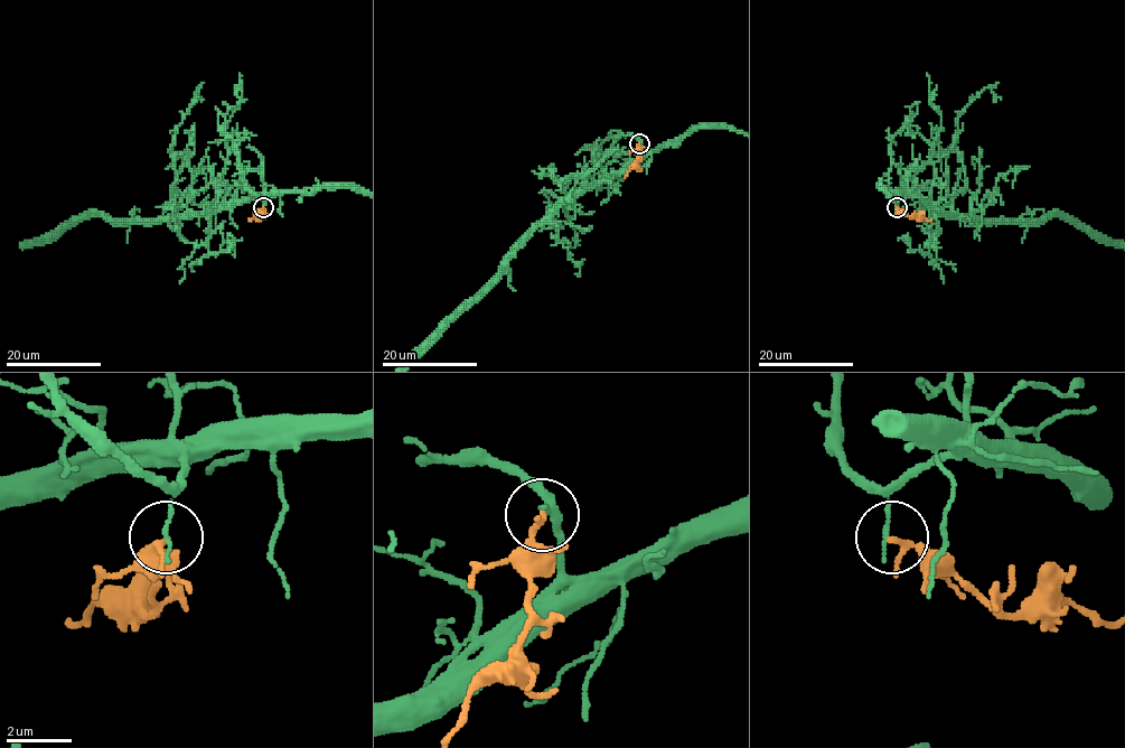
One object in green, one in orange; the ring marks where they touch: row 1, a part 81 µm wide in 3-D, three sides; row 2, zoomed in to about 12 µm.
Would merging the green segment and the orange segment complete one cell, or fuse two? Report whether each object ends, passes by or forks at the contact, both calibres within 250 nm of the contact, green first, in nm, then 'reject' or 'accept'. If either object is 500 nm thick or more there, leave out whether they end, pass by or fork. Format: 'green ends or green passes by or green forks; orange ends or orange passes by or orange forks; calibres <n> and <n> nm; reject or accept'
green ends; orange passes by; calibres 140 and 150 nm; reject

